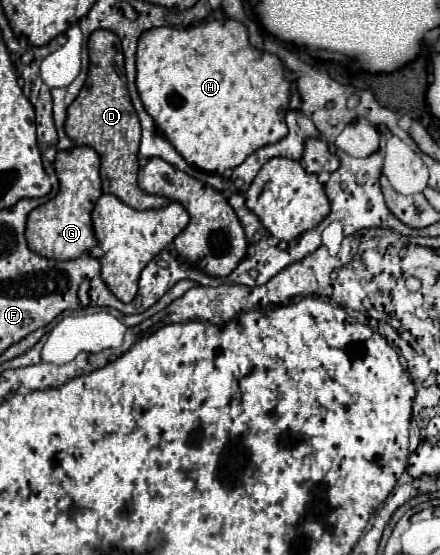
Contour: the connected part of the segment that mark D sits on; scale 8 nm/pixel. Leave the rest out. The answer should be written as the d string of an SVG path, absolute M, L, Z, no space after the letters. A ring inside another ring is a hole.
M96 30L88 38L90 52L90 70L84 88L78 98L68 108L66 118L66 134L78 146L90 146L100 154L102 168L102 188L104 194L114 194L126 206L136 210L148 208L164 208L170 204L168 198L146 194L138 188L138 146L140 146L140 120L130 102L130 94L126 88L126 70L124 70L124 54L120 38L110 30Z

